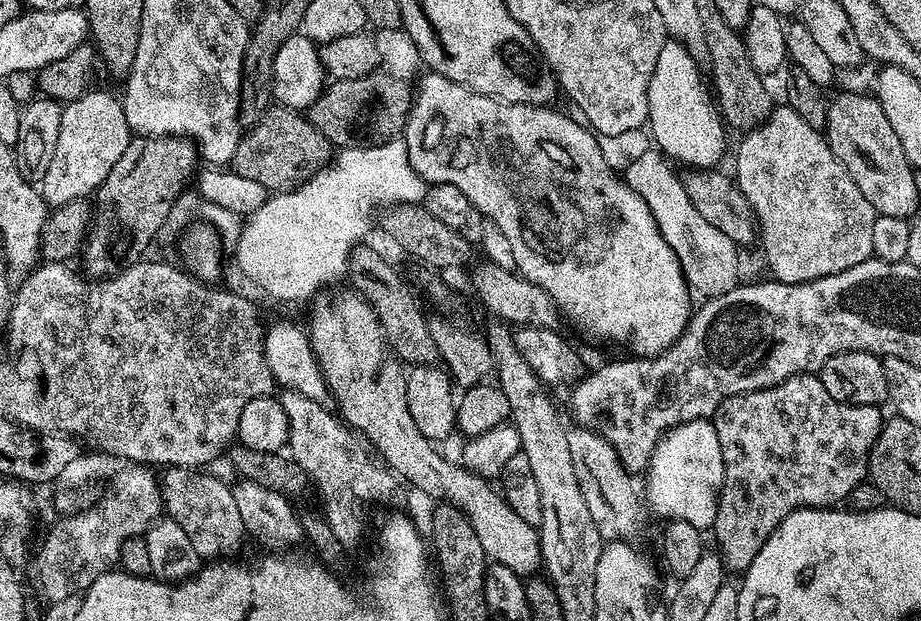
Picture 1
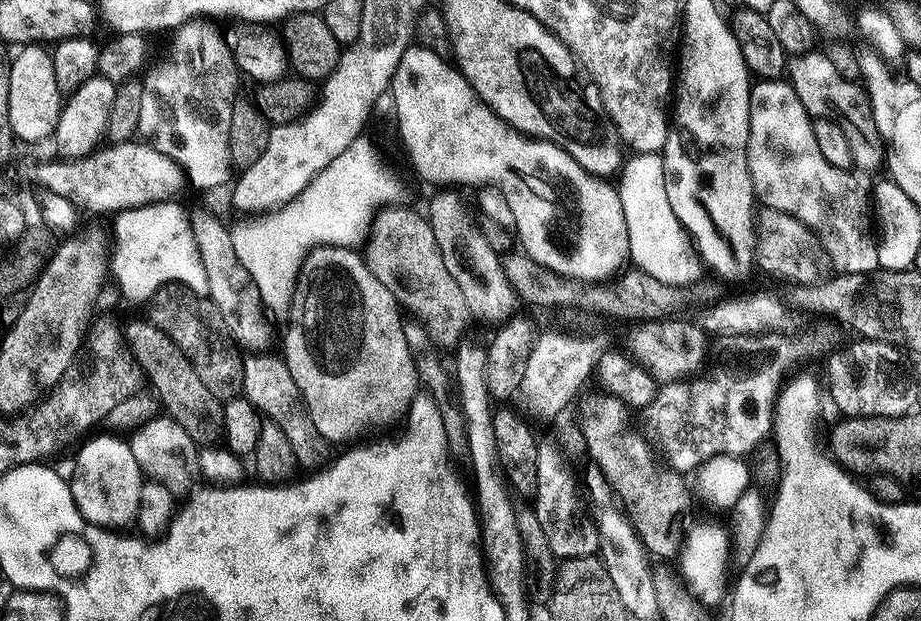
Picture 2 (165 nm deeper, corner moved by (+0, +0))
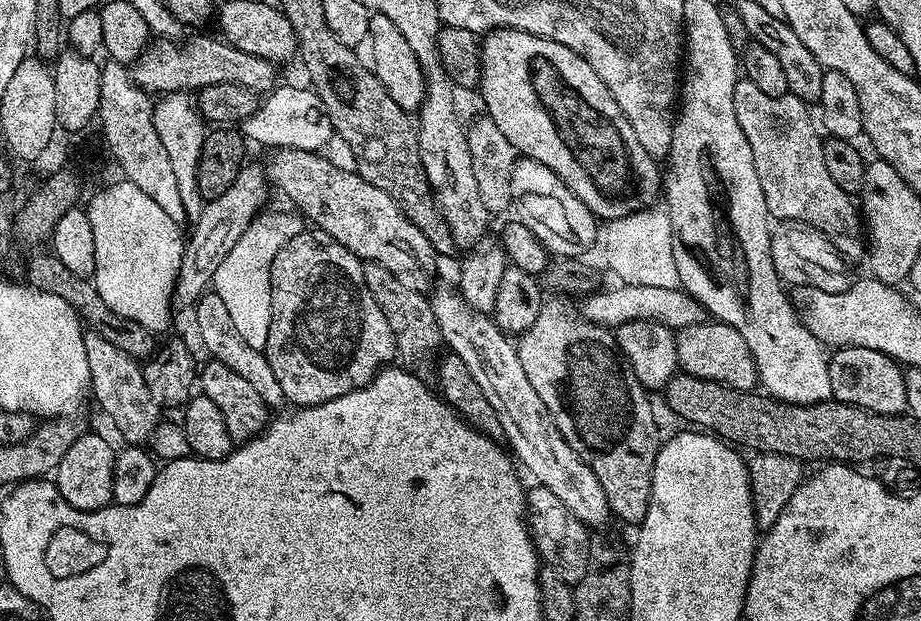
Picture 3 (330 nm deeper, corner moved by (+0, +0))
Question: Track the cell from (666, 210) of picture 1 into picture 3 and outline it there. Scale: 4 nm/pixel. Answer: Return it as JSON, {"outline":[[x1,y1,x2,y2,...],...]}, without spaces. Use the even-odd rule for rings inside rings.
{"outline":[[649,206,640,209,639,212,631,212,624,216,618,216,615,220,607,221,602,232,602,244,604,240,604,252,608,255,608,264,612,272,620,282,625,285,652,286,680,288,678,278,678,266,674,262,674,246,672,245,672,223,667,211,660,206]]}

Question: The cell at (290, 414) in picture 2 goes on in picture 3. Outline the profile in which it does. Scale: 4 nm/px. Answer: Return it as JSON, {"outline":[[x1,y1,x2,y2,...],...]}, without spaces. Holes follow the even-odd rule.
{"outline":[[214,290,205,291,194,306,196,311,196,324,194,330,198,334,202,334,202,342,204,343,204,352,213,360,217,360,221,364,228,366,258,390,261,395,262,402,268,405,269,409,285,407,286,401,282,394,282,386,278,386,278,378,274,378,274,370,270,370,270,362,266,362,263,352,254,350,254,346,248,343,238,334,238,330,234,327,234,321,230,319,230,314,226,310,226,302]]}

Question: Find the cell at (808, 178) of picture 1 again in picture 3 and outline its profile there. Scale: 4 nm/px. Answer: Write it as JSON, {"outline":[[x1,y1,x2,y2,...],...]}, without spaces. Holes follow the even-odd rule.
{"outline":[[747,78,737,79,734,86,734,110,738,114,738,126,742,128,742,134,746,134,746,142,750,142,750,150,754,154,754,170,758,170,758,182,762,182,762,194,766,194,769,213,780,222,797,220,822,230,822,234,826,234,826,238,834,242,834,246,844,255,845,260,863,261,866,256,866,228,862,223,861,209,857,201,844,192,842,186,835,184,834,178,830,178,826,161,822,159,824,140,820,132,820,136,816,133,816,128,808,117,808,108,809,105,805,101,791,94,770,98,770,94,758,90,758,86,754,86,754,82]]}

